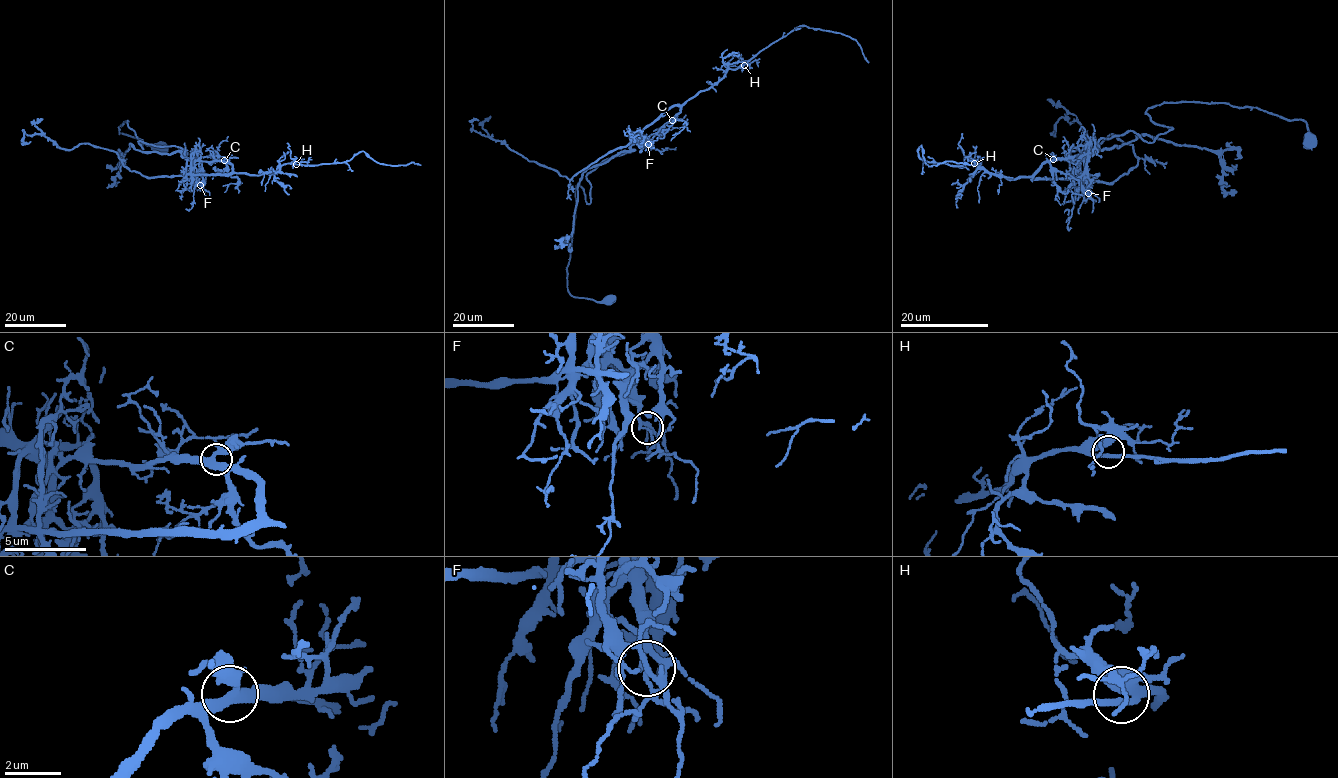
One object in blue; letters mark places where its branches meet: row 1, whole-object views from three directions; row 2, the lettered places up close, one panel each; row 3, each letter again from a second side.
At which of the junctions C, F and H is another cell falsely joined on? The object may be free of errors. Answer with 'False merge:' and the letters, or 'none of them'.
False merge: F

